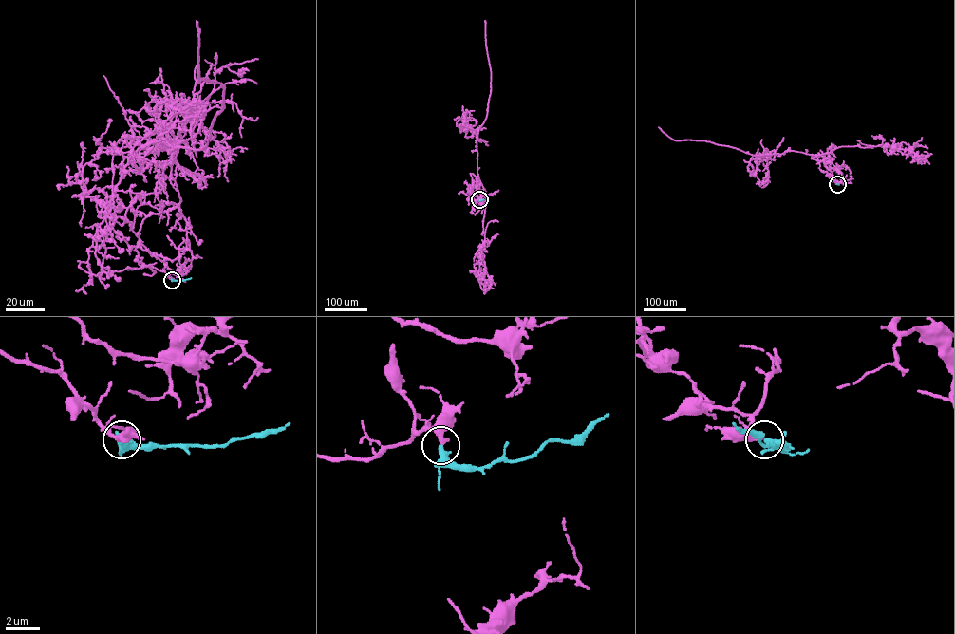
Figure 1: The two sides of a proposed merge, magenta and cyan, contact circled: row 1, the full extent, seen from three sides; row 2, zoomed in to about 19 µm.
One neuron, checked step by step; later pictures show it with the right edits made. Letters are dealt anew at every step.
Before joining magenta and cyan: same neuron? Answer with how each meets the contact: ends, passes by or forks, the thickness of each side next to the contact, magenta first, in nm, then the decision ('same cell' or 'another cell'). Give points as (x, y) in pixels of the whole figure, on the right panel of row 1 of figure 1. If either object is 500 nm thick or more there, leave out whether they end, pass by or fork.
magenta passes by; cyan passes by; calibres 280 and 280 nm; same cell

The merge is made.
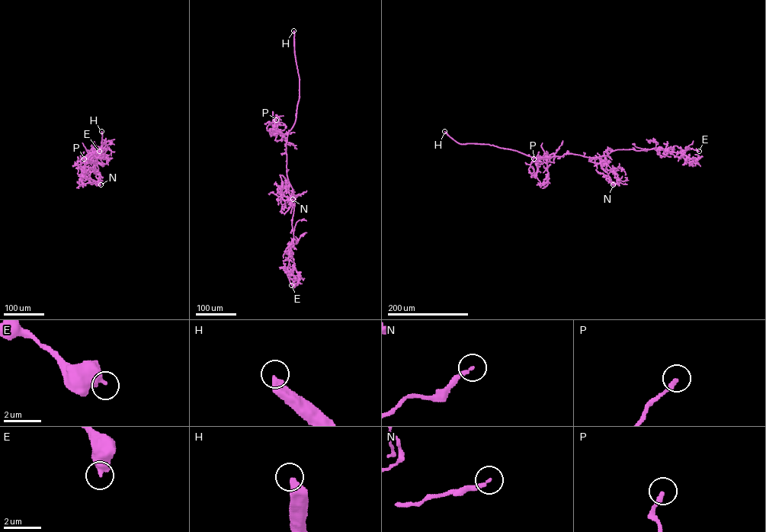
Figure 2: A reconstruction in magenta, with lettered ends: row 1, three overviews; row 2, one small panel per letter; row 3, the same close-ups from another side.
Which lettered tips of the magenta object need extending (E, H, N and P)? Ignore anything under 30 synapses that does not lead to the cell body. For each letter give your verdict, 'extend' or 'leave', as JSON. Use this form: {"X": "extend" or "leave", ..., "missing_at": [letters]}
{"E": "leave", "H": "extend", "N": "leave", "P": "leave", "missing_at": ["H"]}

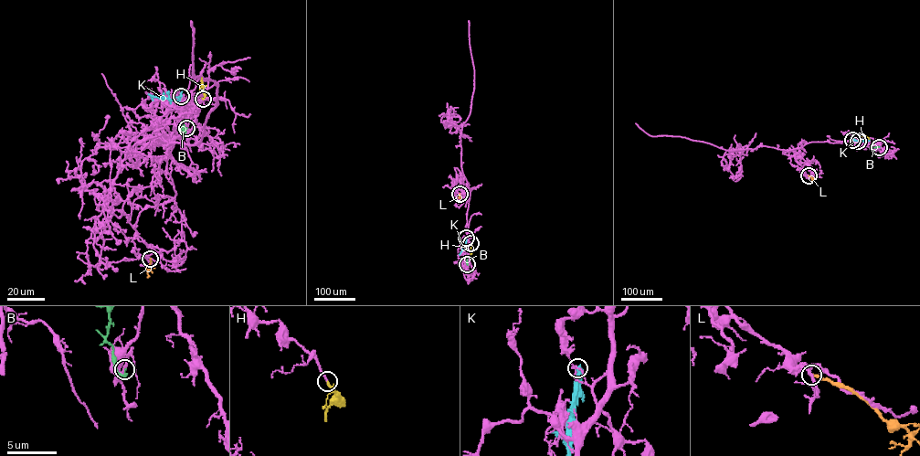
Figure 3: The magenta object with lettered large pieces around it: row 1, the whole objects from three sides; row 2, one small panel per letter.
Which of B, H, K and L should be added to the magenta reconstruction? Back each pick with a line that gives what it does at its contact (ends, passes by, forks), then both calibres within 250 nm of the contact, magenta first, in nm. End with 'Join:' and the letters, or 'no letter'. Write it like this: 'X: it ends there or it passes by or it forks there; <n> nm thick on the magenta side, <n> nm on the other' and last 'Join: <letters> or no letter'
H: it passes by; 200 nm thick on the magenta side, 140 nm on the other
Join: H

